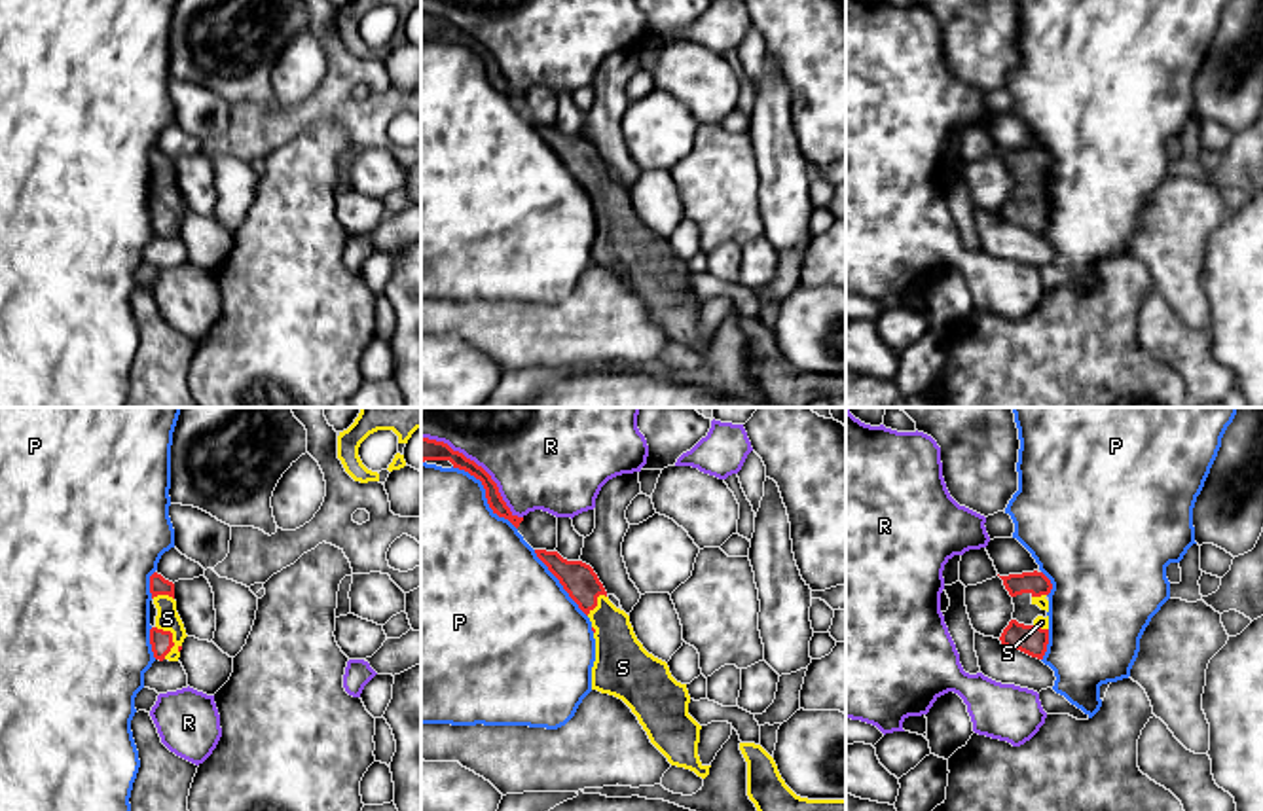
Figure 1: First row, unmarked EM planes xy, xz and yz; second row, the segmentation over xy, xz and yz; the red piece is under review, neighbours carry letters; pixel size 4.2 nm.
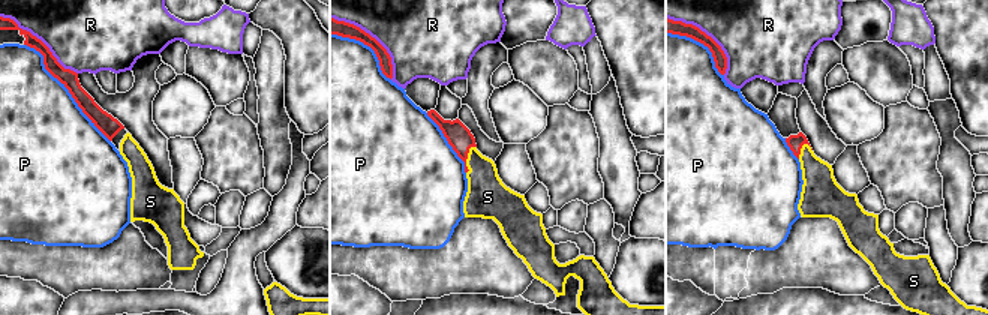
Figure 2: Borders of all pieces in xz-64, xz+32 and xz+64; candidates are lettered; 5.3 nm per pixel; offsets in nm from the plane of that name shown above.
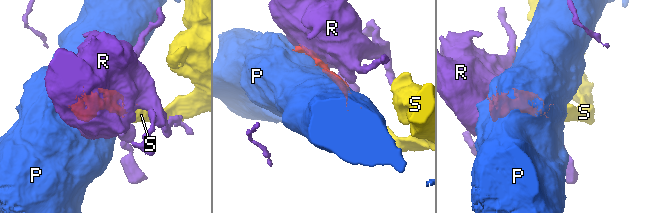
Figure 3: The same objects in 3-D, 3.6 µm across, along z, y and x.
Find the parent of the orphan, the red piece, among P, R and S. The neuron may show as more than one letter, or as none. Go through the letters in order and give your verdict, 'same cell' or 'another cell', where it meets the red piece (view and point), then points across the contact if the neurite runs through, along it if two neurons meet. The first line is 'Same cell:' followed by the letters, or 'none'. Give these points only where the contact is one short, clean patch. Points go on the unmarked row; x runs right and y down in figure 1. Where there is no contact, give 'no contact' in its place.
Same cell: S
P: another cell | xz (486, 69)
R: another cell | xz (476, 40)
S: same cell | xy (171, 211)

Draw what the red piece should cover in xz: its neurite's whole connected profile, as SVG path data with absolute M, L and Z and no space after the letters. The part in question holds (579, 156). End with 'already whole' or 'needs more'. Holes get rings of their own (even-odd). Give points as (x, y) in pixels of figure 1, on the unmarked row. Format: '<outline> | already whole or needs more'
M535 125L535 129L592 197L595 214L592 265L622 275L637 292L650 318L671 341L690 345L705 354L711 341L704 341L698 332L702 301L688 290L690 271L686 260L677 258L668 239L643 224L633 208L630 191L609 176L603 159L590 140L567 136L558 127Z | needs more

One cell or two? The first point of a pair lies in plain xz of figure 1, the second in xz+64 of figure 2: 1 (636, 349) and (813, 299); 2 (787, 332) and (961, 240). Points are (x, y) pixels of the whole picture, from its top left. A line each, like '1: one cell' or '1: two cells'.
1: two cells
2: two cells

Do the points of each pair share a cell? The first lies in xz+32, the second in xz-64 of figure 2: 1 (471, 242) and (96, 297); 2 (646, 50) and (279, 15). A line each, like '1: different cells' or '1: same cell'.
1: different cells
2: same cell

